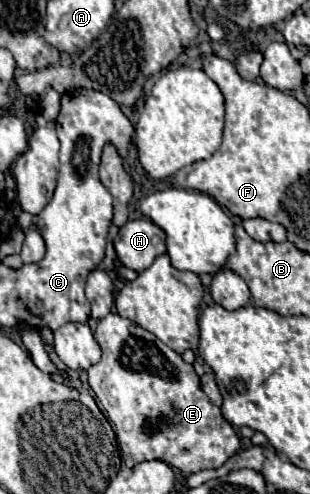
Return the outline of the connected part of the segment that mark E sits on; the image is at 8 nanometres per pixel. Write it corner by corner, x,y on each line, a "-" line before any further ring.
107,314
99,320
95,338
103,356
87,370
89,386
109,416
121,458
129,468
145,460
163,460
185,474
193,474
223,466
240,450
241,439
223,418
221,408
201,390
193,366
159,342
155,334
119,314

